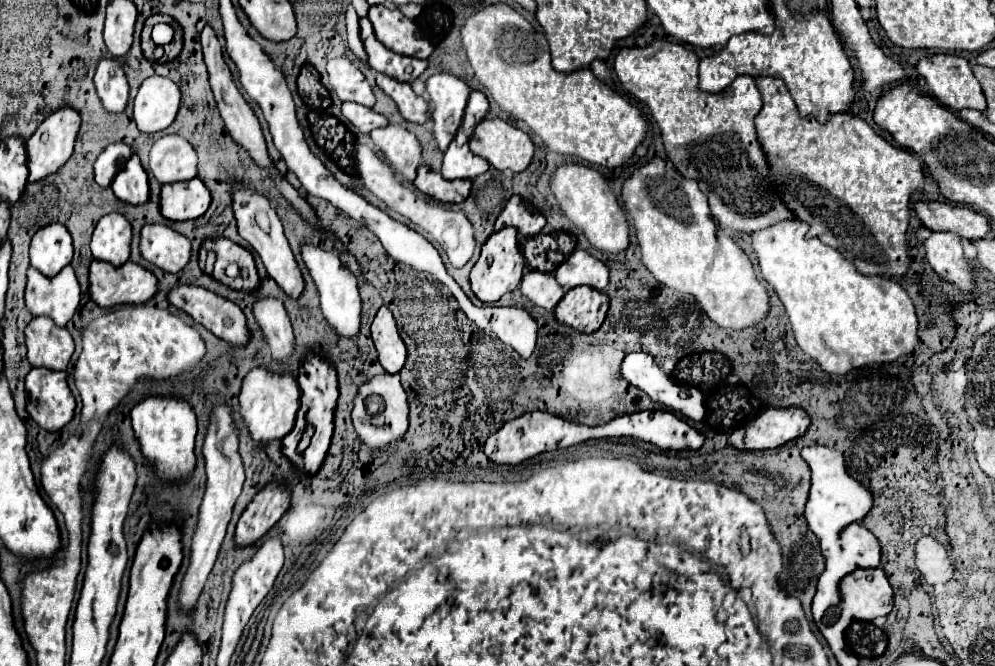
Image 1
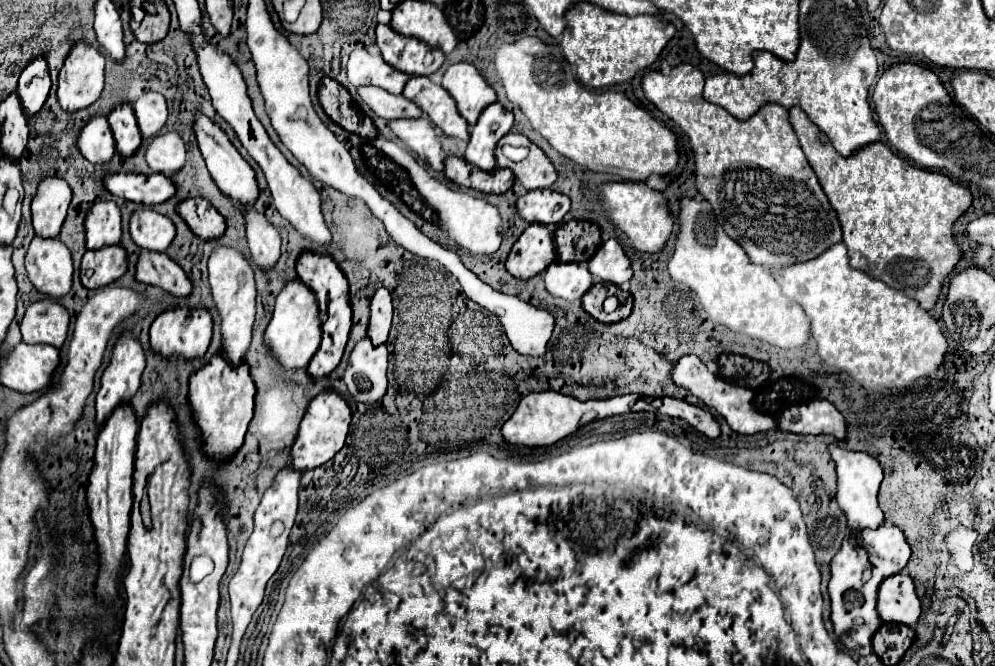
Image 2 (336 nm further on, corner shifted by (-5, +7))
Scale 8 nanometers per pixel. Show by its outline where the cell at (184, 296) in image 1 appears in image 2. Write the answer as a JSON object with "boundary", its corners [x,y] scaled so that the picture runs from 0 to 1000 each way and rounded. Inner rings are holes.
{"boundary":[[[142,377],[136,416],[142,425],[162,431],[162,434],[166,434],[178,446],[190,446],[194,437],[192,419],[166,380]]]}

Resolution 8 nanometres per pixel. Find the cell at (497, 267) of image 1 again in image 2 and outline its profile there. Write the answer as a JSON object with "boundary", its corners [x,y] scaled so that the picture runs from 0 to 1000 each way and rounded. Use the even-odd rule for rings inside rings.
{"boundary":[[[534,335],[518,362],[508,401],[520,419],[534,419],[558,389],[556,353],[544,335]]]}

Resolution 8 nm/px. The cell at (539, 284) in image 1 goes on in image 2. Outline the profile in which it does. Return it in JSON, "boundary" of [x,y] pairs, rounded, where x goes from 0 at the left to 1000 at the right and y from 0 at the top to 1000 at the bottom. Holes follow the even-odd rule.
{"boundary":[[[554,395],[546,410],[546,422],[550,437],[556,446],[578,452],[584,449],[586,440],[596,428],[596,416],[590,407],[588,395]]]}

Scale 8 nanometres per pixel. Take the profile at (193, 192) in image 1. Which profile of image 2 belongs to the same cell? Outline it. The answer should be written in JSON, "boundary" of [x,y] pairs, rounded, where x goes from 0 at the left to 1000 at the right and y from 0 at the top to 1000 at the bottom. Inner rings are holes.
{"boundary":[[[136,260],[108,263],[108,284],[116,296],[124,296],[128,302],[144,305],[144,308],[166,305],[178,290],[178,281],[172,272],[172,266],[164,260],[154,260],[150,266]]]}

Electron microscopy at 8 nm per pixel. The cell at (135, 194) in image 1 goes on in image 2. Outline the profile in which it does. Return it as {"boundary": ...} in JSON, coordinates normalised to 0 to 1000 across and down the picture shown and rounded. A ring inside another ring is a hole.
{"boundary":[[[118,158],[118,164],[110,170],[110,188],[116,206],[118,227],[124,236],[134,236],[142,221],[142,200],[132,158]]]}

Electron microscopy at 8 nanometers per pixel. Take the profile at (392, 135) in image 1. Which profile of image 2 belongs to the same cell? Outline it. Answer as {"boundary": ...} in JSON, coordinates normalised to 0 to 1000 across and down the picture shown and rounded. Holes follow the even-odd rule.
{"boundary":[[[421,176],[421,179],[395,179],[395,182],[391,182],[391,191],[421,239],[429,242],[435,257],[445,257],[447,233],[443,227],[443,215],[441,215],[441,206],[437,200],[437,191],[435,191],[435,185],[429,176]]]}

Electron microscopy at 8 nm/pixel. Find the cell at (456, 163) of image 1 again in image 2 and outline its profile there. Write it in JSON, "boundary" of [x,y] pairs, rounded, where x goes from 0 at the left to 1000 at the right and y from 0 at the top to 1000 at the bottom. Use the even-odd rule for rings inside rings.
{"boundary":[[[504,155],[489,158],[483,167],[477,191],[473,194],[473,206],[465,239],[485,257],[497,254],[497,218],[508,200],[514,197],[514,191],[516,191],[514,167],[510,167]]]}

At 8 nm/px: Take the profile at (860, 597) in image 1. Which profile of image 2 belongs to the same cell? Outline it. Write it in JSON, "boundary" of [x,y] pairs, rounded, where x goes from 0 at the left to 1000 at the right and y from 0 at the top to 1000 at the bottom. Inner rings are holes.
{"boundary":[[[910,860],[891,866],[883,881],[879,914],[891,935],[918,938],[926,923],[926,905],[922,899],[918,869]]]}

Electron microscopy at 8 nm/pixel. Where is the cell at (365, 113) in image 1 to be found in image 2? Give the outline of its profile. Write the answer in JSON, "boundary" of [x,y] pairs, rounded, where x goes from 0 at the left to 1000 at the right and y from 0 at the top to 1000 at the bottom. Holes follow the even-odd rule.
{"boundary":[[[361,131],[359,143],[385,179],[401,179],[401,176],[421,176],[423,164],[407,149],[405,143],[393,143],[381,131]]]}

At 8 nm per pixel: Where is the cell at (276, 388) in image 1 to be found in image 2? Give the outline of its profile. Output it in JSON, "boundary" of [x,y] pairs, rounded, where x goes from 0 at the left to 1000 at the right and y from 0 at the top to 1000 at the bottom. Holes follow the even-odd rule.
{"boundary":[[[301,419],[290,422],[278,443],[274,476],[266,494],[268,524],[280,542],[284,557],[298,557],[311,548],[313,536],[321,524],[321,512],[321,464],[317,464],[317,446],[313,446],[313,434],[309,434]]]}

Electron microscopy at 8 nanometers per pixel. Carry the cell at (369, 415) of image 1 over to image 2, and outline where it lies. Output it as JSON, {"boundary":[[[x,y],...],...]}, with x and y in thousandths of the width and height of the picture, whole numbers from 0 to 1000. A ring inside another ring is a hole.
{"boundary":[[[371,506],[361,512],[351,536],[345,572],[357,602],[383,602],[389,590],[389,521],[377,521]]]}

